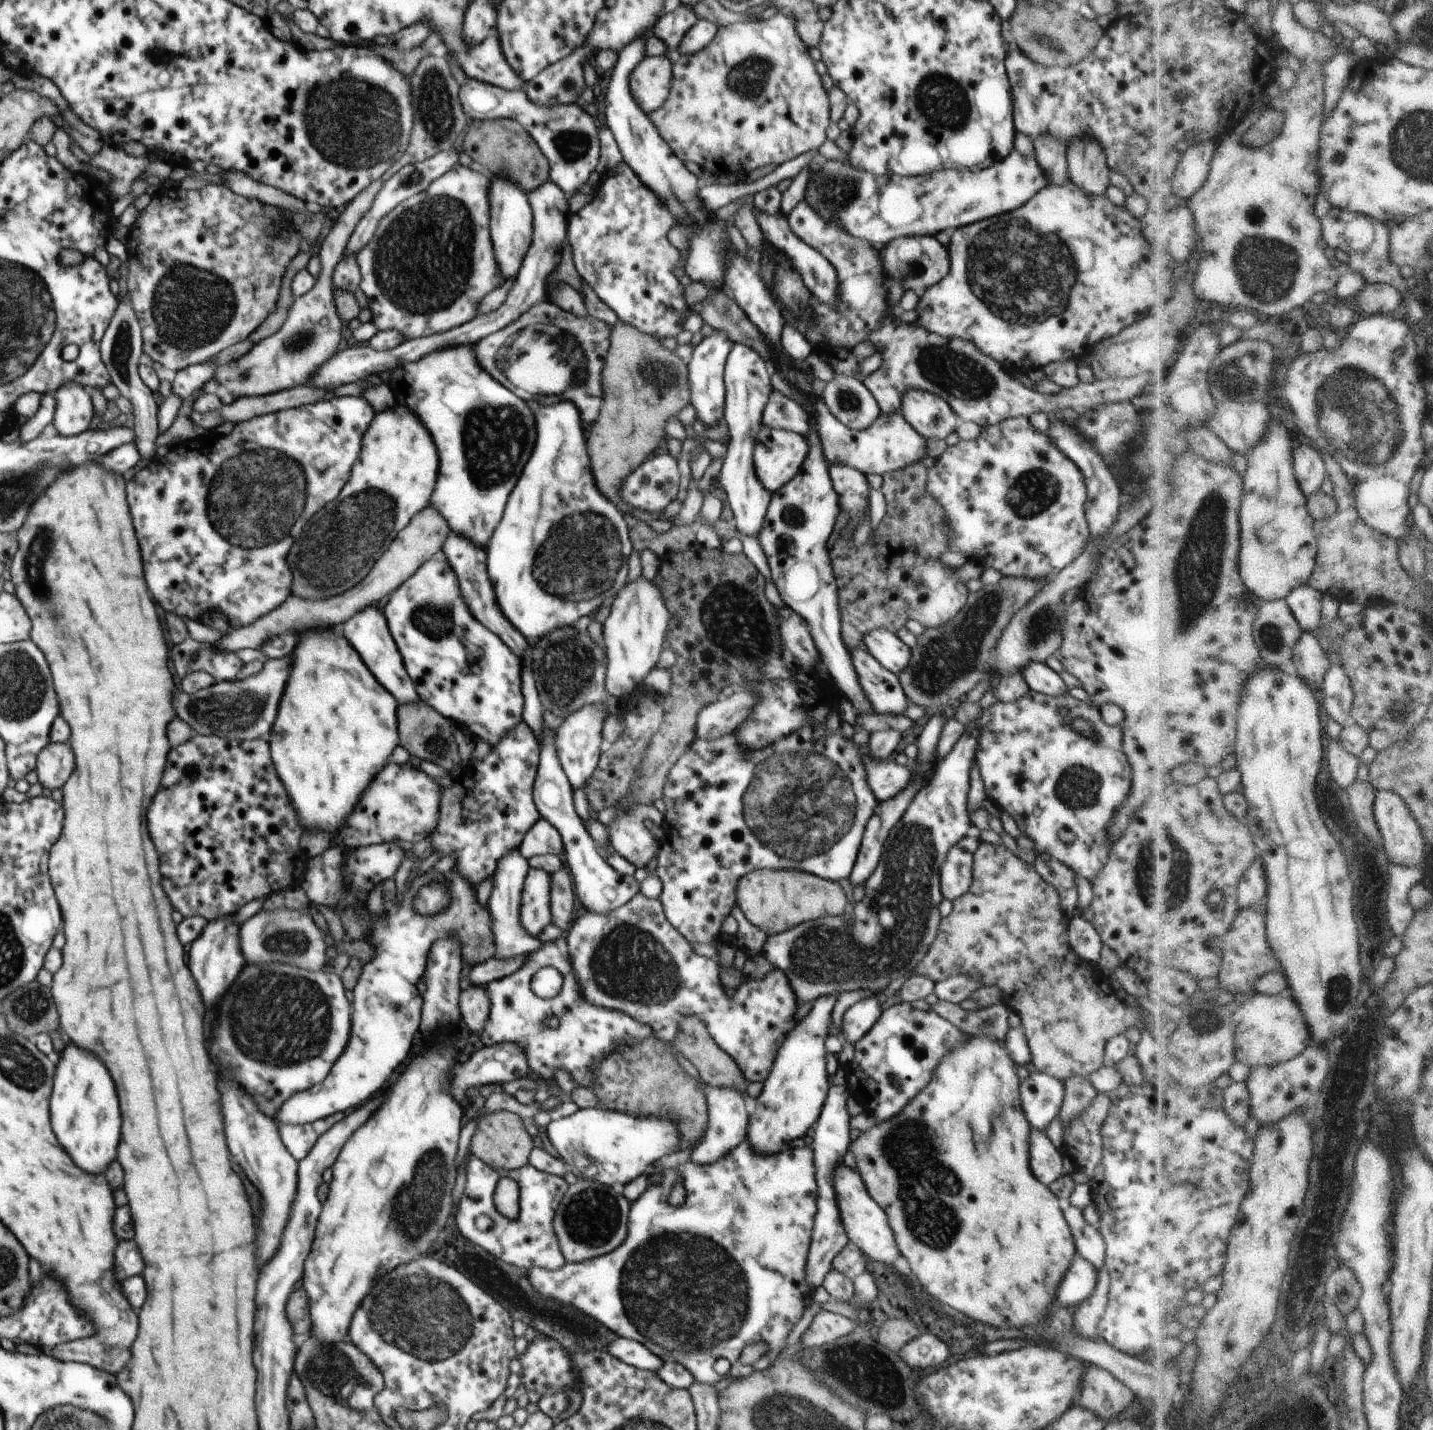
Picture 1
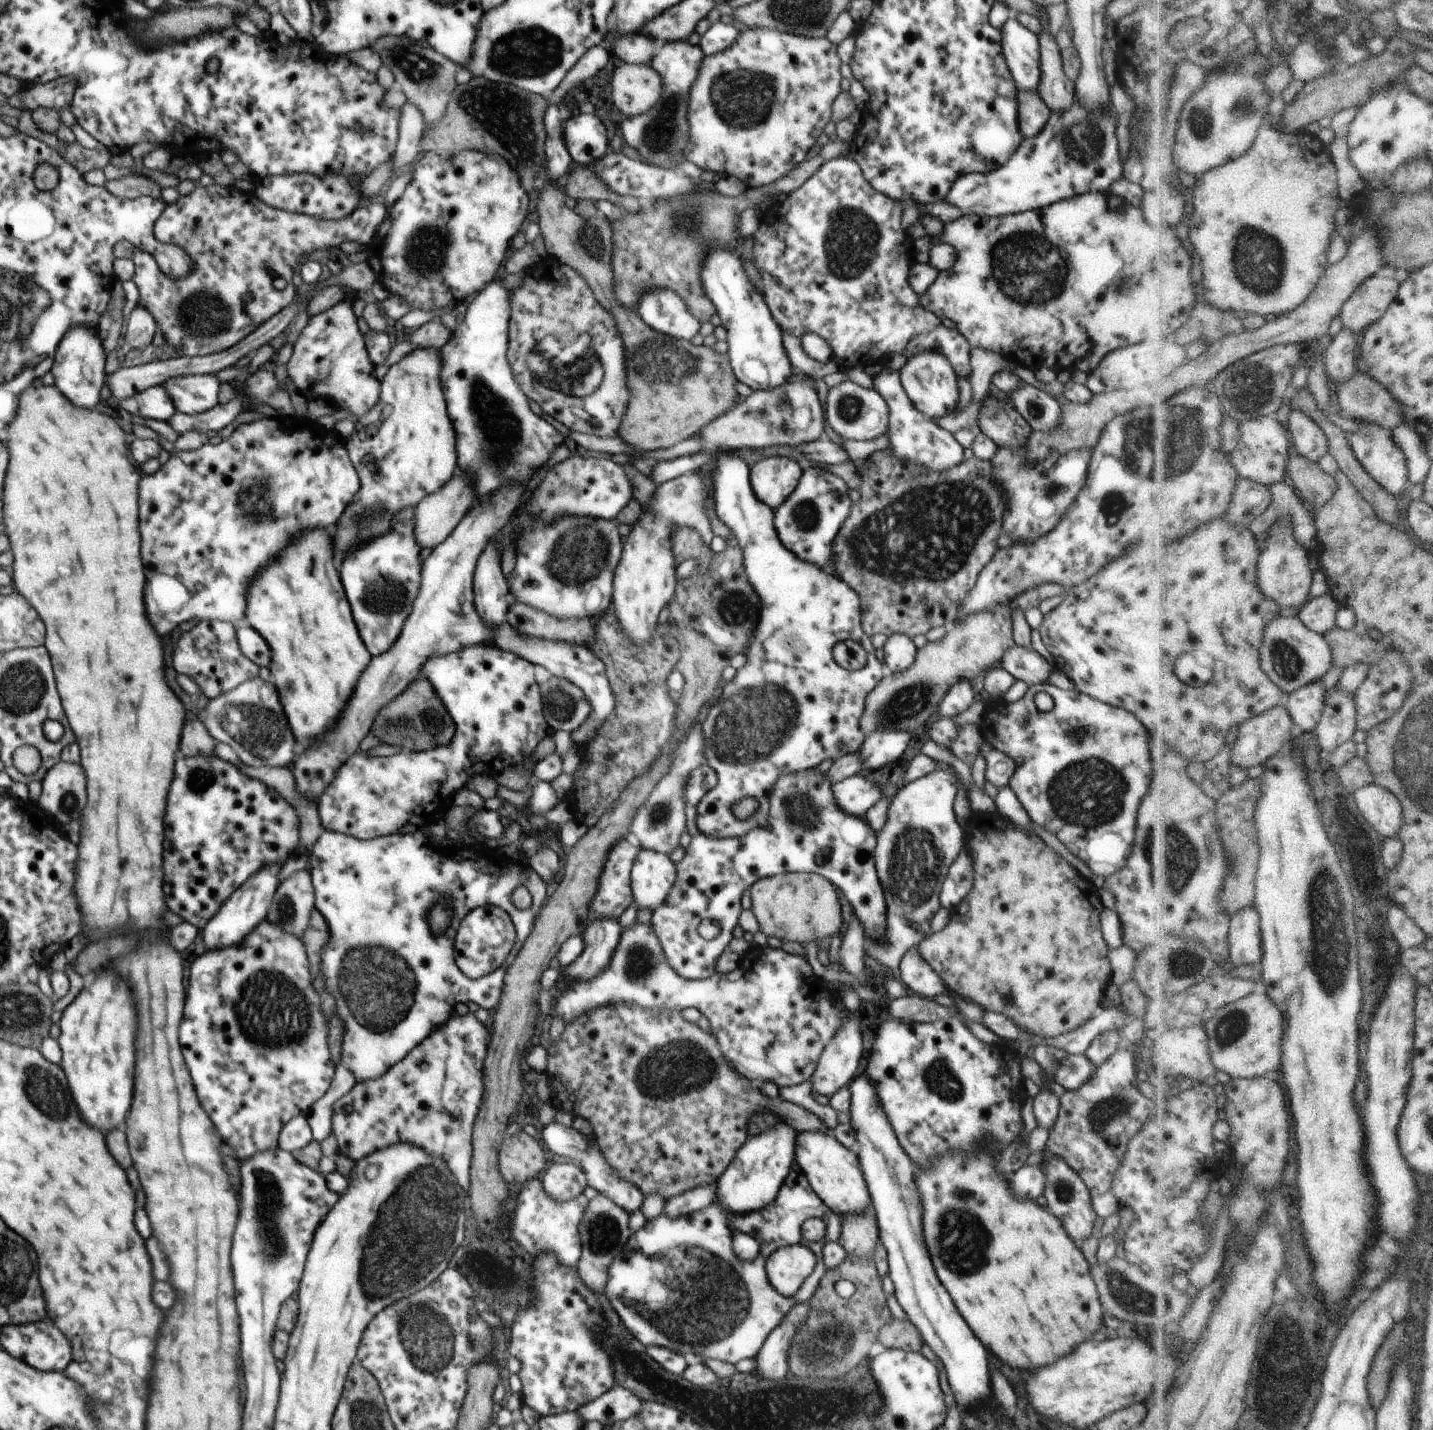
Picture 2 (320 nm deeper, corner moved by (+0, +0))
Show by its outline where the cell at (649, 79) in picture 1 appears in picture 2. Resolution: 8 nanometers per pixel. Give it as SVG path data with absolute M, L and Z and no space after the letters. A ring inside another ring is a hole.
M617 62L610 80L610 96L625 117L647 113L661 97L662 79L649 63Z

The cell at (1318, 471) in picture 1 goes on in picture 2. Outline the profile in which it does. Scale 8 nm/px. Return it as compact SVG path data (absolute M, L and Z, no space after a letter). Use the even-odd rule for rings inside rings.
M1305 410L1292 411L1288 431L1298 455L1318 463L1328 454L1328 433Z

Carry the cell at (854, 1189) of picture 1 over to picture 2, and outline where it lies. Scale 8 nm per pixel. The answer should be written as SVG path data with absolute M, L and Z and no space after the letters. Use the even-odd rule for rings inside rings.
M800 1131L795 1140L794 1159L813 1192L841 1218L872 1210L871 1196L857 1154L844 1147L830 1132Z

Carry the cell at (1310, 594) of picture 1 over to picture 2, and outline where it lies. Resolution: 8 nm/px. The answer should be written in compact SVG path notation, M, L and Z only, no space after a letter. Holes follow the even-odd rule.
M1332 591L1312 600L1299 612L1306 626L1327 635L1338 626L1338 612L1344 607Z

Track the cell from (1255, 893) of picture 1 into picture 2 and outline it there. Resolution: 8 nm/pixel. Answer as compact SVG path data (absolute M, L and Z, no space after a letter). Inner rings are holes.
M1256 907L1241 910L1233 918L1229 944L1233 961L1238 965L1262 965L1265 959L1261 912Z

